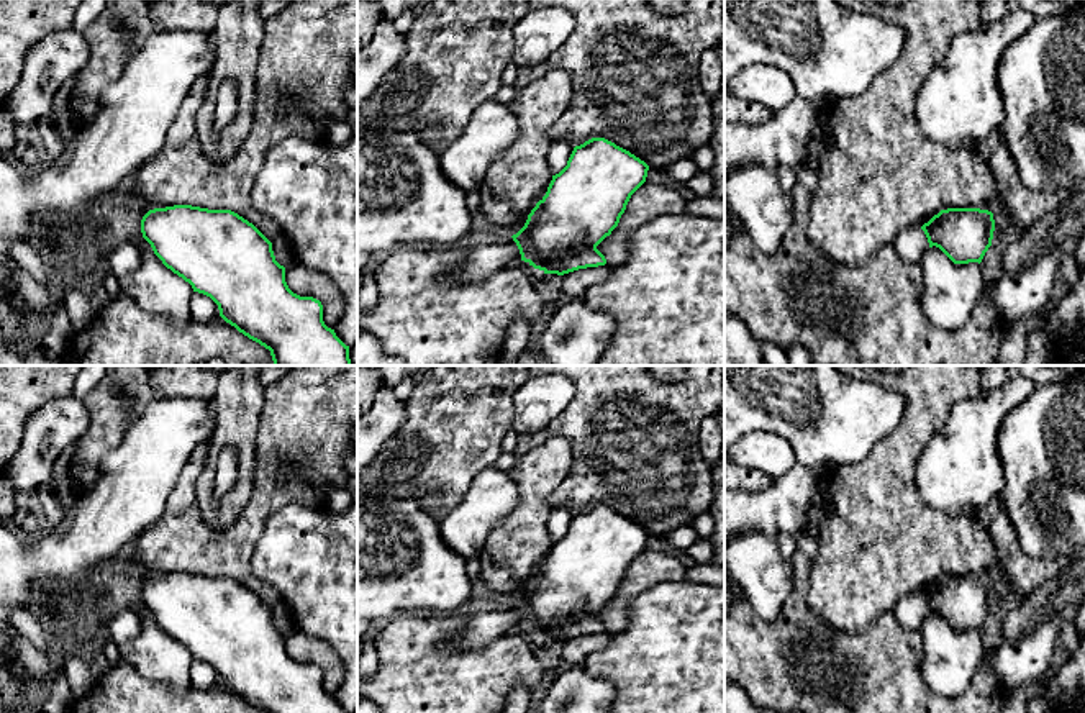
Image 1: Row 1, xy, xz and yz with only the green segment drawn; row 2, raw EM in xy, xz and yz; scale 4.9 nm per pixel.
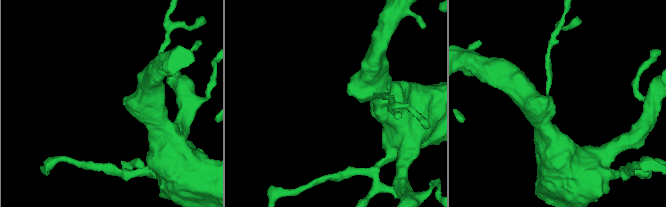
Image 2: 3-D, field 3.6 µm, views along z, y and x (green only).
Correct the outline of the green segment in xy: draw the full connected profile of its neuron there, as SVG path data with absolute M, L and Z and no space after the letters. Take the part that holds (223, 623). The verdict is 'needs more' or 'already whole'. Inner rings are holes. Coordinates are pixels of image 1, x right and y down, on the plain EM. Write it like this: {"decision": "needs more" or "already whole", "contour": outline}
{"decision": "needs more", "contour": "M123 554L115 556L116 572L131 574L143 582L141 600L154 621L174 641L188 649L193 659L210 664L220 683L239 700L261 713L346 713L323 688L323 672L313 664L293 661L285 649L285 634L275 628L272 610L247 587L231 577L208 577L192 572L174 572L149 577L138 562Z"}

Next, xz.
{"decision": "needs more", "contour": "M605 505L575 513L524 593L503 611L474 613L447 644L482 647L521 628L557 643L605 633L597 613L618 593L647 538L644 528Z"}

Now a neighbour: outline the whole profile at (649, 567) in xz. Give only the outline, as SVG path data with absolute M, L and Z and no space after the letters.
M644 549L631 562L618 593L597 616L605 623L610 634L623 633L628 626L629 605L636 595L665 580L687 580L687 570L675 557L661 551Z

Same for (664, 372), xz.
M649 366L652 374L664 382L680 382L685 377L685 366Z

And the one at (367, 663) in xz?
M374 634L365 636L362 643L364 643L362 652L357 657L357 675L362 679L369 679L370 675L375 674L379 665Z

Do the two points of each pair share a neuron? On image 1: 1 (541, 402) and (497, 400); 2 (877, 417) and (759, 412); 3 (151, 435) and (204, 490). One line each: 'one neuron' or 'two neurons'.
1: two neurons
2: one neuron
3: two neurons

